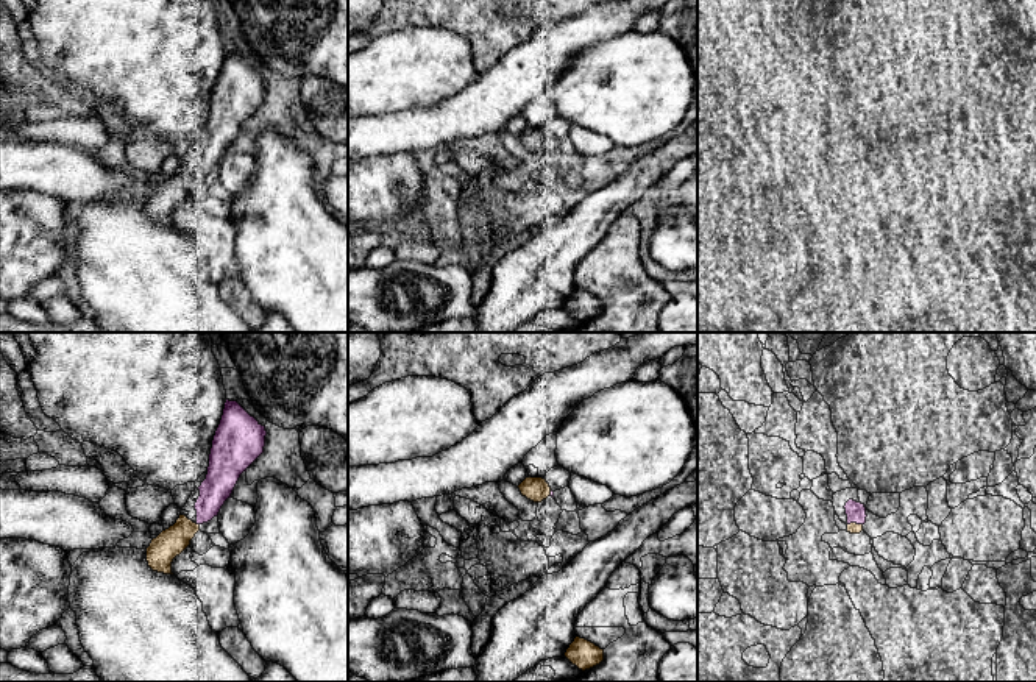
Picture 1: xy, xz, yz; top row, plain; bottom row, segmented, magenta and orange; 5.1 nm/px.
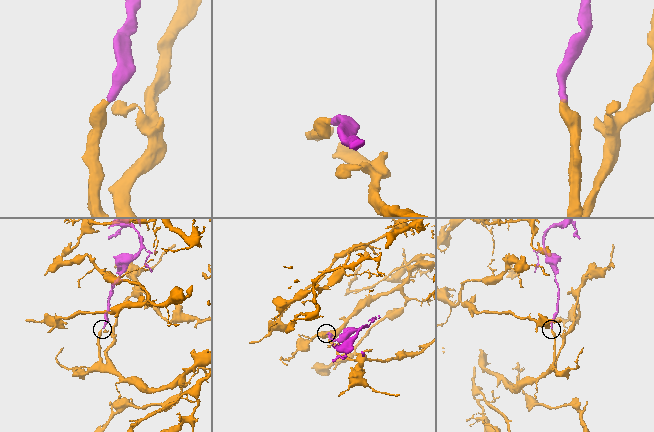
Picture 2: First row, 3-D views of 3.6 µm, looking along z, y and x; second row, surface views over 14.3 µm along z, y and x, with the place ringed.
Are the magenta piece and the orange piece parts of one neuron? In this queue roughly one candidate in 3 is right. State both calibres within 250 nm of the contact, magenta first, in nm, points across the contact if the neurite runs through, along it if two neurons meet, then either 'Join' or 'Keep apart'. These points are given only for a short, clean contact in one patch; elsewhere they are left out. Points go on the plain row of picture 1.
Thickness 100 nm (magenta) against 60 nm. Join

